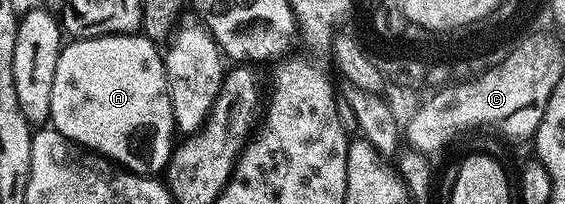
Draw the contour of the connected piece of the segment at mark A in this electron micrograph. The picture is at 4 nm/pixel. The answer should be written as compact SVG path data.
M141 33L102 35L100 39L66 42L55 65L55 81L51 85L49 119L52 126L65 138L90 152L100 153L106 160L130 172L146 177L164 172L175 150L175 124L165 61L157 47L154 40Z

